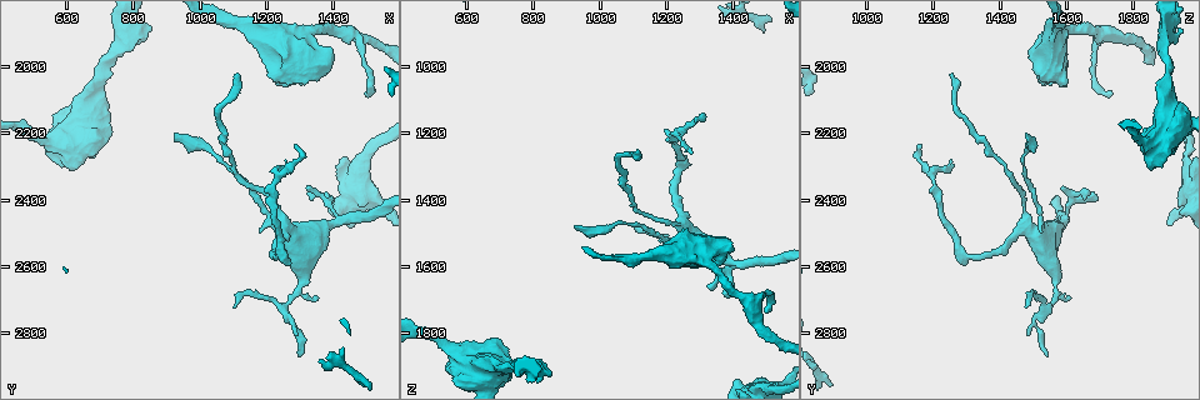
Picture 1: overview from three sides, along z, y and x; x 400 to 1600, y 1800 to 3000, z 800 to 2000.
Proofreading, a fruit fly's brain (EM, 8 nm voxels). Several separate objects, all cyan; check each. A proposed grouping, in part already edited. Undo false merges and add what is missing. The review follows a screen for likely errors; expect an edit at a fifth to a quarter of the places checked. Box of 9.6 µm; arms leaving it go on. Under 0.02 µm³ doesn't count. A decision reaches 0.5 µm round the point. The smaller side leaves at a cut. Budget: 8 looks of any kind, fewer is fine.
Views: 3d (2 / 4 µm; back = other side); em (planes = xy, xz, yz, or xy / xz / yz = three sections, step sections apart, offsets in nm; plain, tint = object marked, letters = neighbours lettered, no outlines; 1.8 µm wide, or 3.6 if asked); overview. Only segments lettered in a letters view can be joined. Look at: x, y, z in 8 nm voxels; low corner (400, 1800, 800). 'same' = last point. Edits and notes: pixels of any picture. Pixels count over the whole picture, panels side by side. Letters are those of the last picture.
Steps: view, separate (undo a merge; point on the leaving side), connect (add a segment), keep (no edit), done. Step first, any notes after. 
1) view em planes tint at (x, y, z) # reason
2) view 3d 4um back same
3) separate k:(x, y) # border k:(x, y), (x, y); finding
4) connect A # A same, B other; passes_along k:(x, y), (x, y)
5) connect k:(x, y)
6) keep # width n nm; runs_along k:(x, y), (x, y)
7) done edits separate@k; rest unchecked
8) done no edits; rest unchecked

view em planes tint at (1110, 2020, 1250)

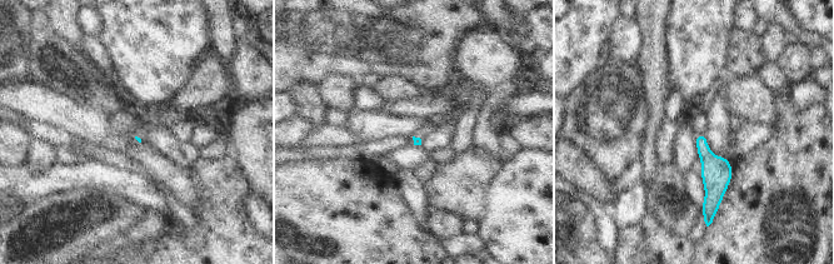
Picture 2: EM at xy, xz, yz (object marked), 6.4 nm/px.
view em planes letters same # see the neighbours

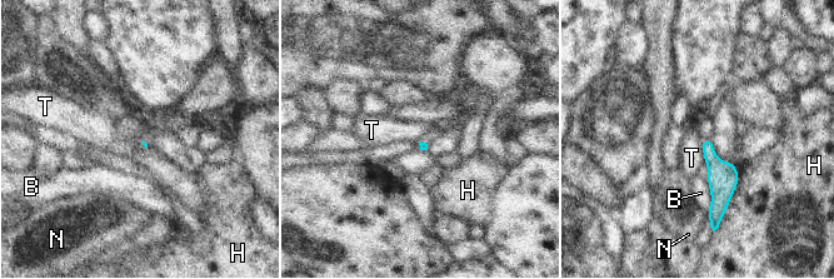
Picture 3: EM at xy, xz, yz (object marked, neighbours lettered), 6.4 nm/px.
keep # B other, H other, N other, T other; border 3:(700, 142), (705, 162); no lettered segment goes on from it

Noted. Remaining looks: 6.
view 3d 2um at (930, 2190, 1480) # branch stops here

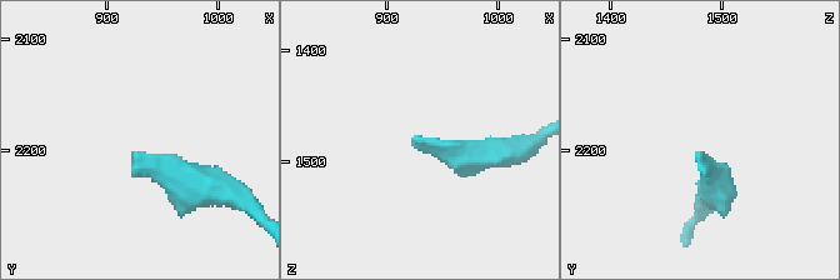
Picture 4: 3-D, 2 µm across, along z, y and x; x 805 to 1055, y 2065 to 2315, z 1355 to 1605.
view em planes letters at (926, 2198, 1480)

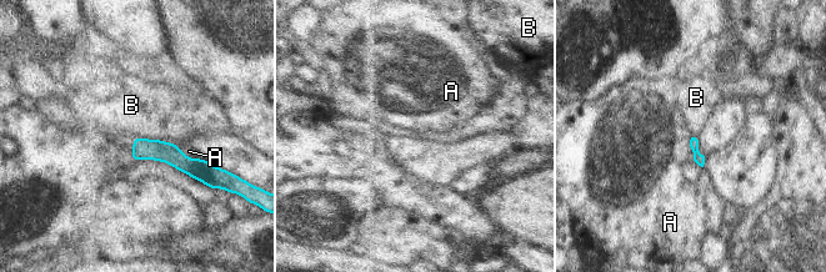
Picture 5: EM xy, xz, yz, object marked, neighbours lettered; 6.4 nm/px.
keep # A other, B other; none of them fits

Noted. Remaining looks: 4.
view em xy step 16 letters at (1510, 2070, 1730) # thin end

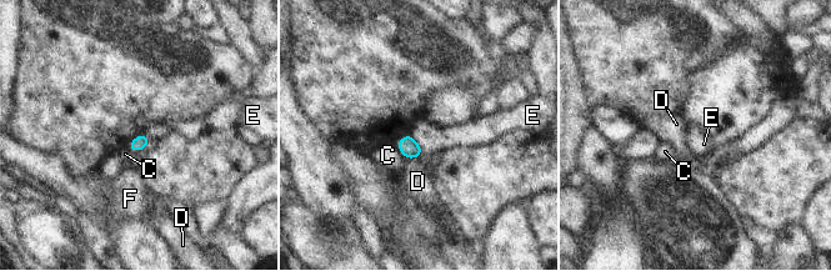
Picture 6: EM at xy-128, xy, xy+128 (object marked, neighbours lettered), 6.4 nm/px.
keep # C other, D other, E other, F other; border 6:(410, 134), (422, 152); none of them fits

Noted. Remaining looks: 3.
done no edits; rest unchecked

